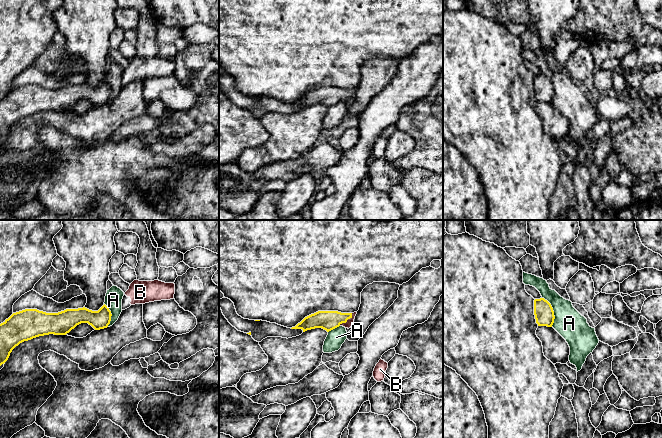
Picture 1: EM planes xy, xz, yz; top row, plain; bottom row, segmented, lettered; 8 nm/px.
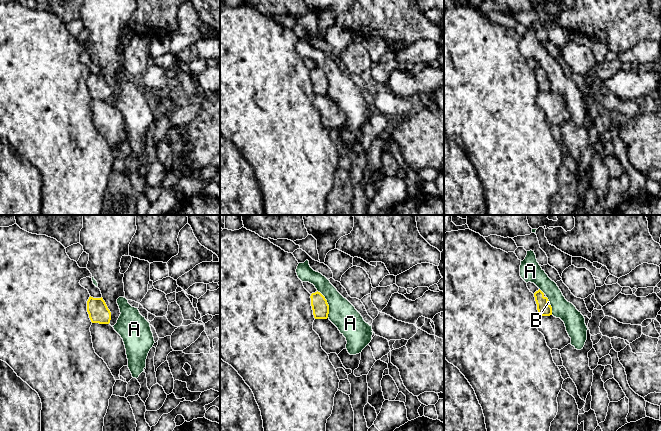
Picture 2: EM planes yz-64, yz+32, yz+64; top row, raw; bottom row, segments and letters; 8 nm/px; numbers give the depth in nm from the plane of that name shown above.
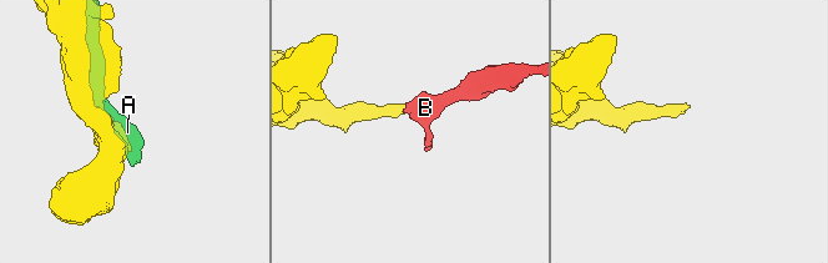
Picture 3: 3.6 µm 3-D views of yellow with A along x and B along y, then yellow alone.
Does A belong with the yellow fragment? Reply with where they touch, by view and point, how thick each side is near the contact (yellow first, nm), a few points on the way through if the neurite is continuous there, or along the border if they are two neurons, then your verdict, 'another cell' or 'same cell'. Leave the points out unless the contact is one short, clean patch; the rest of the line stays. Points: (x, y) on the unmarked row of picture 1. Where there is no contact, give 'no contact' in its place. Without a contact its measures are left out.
contact yz (553, 87); calibres 160 and 240 nm; border yz (542, 73), (552, 84), (554, 92), (552, 102); another cell

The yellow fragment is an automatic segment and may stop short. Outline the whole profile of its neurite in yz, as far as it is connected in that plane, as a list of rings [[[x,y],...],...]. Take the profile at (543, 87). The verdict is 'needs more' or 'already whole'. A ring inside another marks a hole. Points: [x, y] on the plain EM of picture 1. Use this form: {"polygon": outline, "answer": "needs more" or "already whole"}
{"polygon": [[[544,74],[534,76],[534,91],[538,102],[552,103],[555,95],[554,87]]], "answer": "already whole"}

